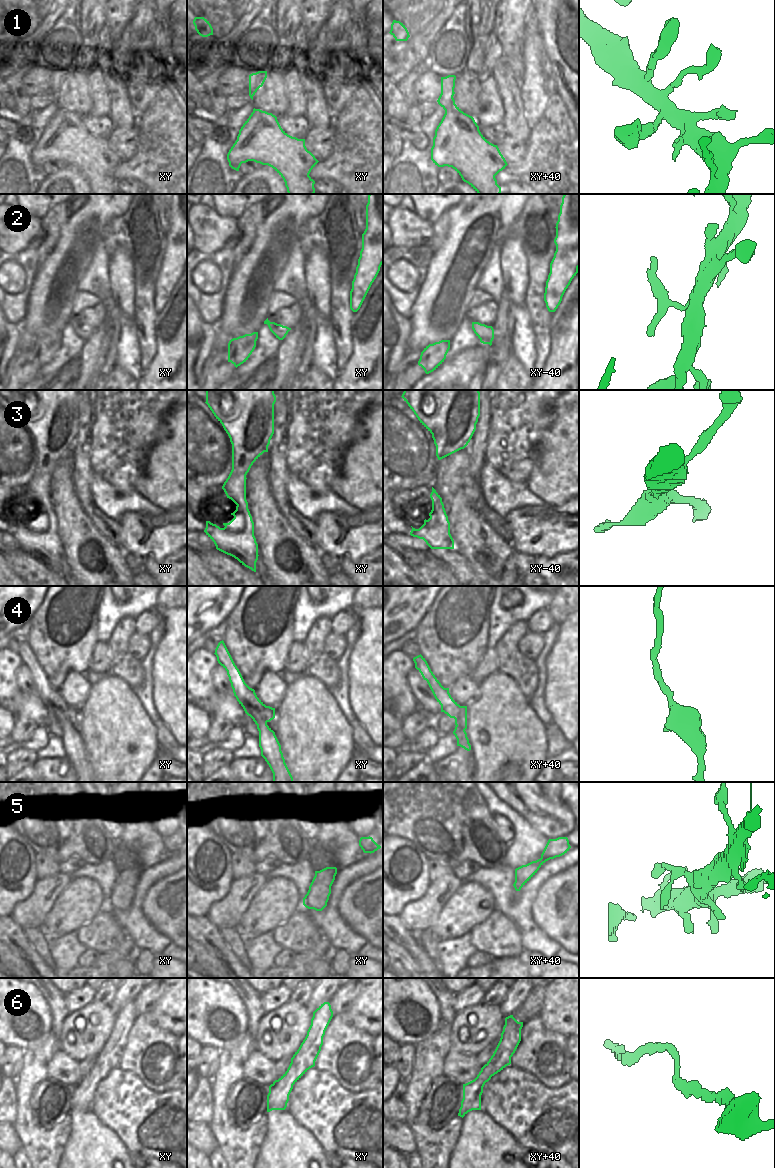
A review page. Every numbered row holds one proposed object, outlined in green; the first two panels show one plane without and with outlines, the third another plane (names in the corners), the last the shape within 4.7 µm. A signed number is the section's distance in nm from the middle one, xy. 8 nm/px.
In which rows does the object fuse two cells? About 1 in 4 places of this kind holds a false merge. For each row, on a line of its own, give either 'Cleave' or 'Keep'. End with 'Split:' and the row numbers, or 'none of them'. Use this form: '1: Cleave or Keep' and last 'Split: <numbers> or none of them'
1: Keep
2: Cleave
3: Keep
4: Keep
5: Keep
6: Keep
Split: 2

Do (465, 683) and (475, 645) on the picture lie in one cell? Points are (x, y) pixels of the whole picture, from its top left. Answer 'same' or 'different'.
different

